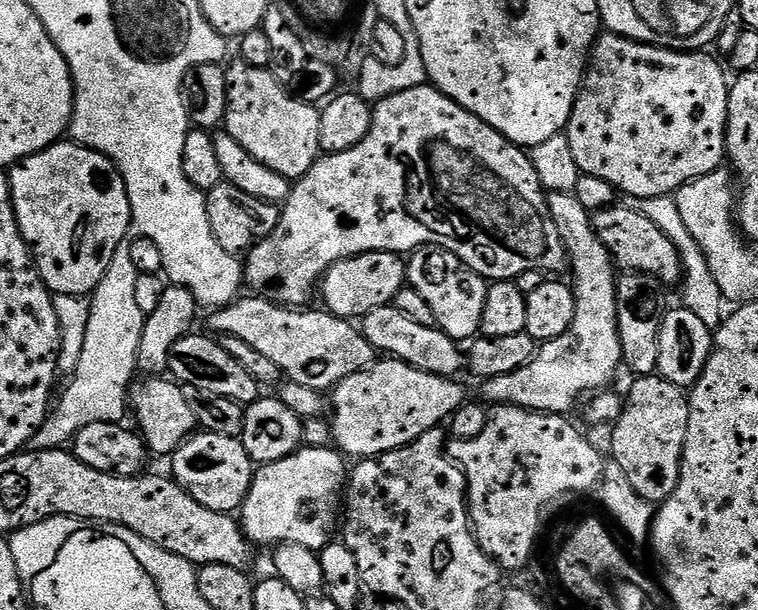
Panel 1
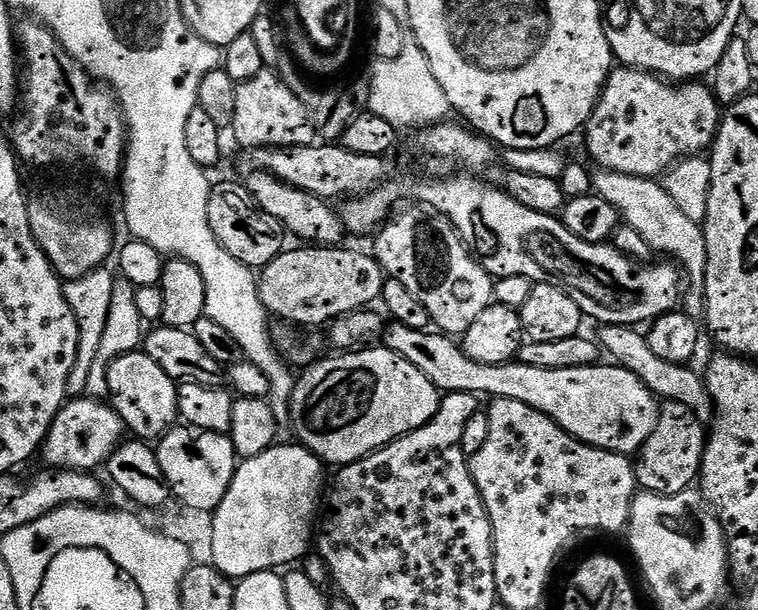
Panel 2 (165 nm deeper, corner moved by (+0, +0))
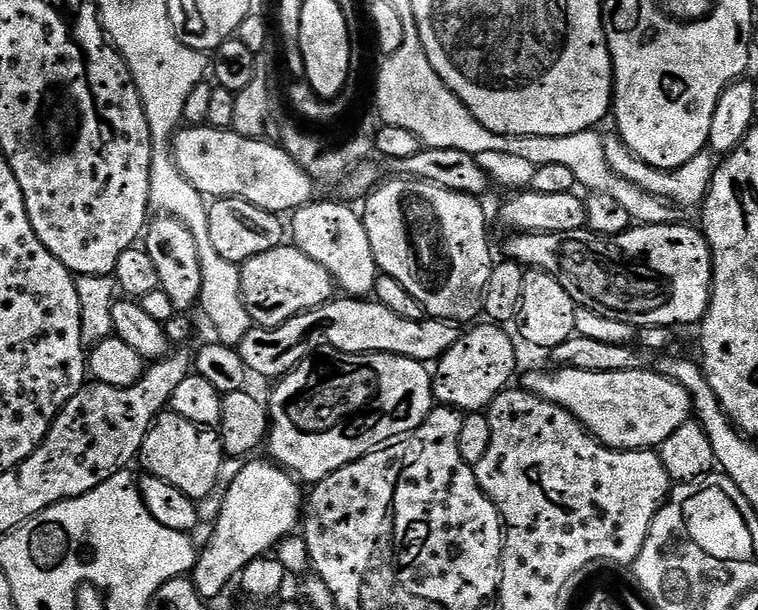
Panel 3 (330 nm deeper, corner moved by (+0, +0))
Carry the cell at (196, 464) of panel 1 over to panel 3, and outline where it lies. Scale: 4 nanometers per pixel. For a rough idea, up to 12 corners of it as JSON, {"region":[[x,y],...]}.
{"region":[[165,410],[138,460],[203,502],[226,453],[215,431]]}

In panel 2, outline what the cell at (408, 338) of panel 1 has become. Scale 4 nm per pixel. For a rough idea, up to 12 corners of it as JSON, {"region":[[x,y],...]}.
{"region":[[395,322],[383,347],[441,393],[526,402],[626,457],[660,417],[630,370],[483,364]]}

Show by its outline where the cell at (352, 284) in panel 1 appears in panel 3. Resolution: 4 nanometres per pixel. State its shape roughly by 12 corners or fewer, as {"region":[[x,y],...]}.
{"region":[[295,246],[240,265],[253,325],[276,328],[334,296]]}

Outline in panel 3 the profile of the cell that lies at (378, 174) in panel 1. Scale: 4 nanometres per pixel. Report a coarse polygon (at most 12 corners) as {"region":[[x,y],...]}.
{"region":[[699,227],[512,234],[503,255],[577,306],[637,326],[699,325]]}

